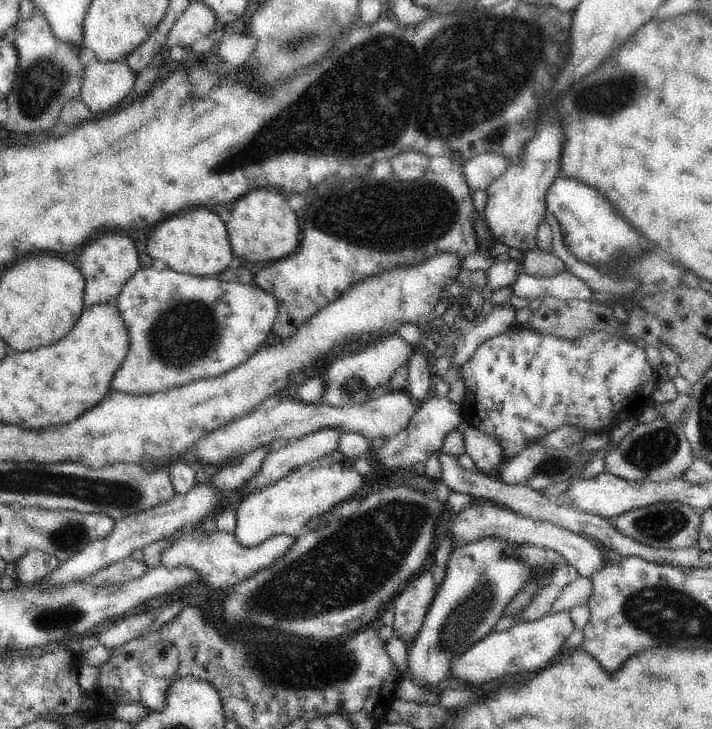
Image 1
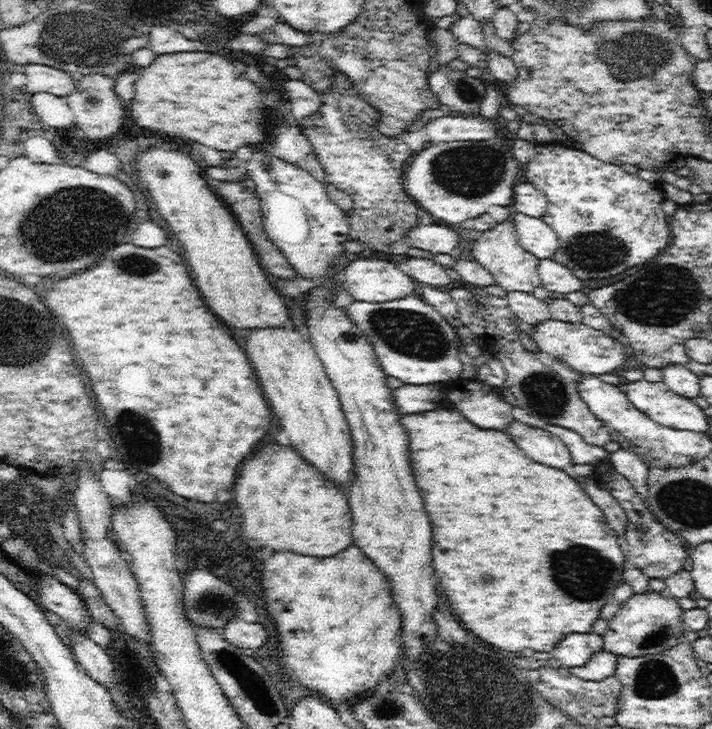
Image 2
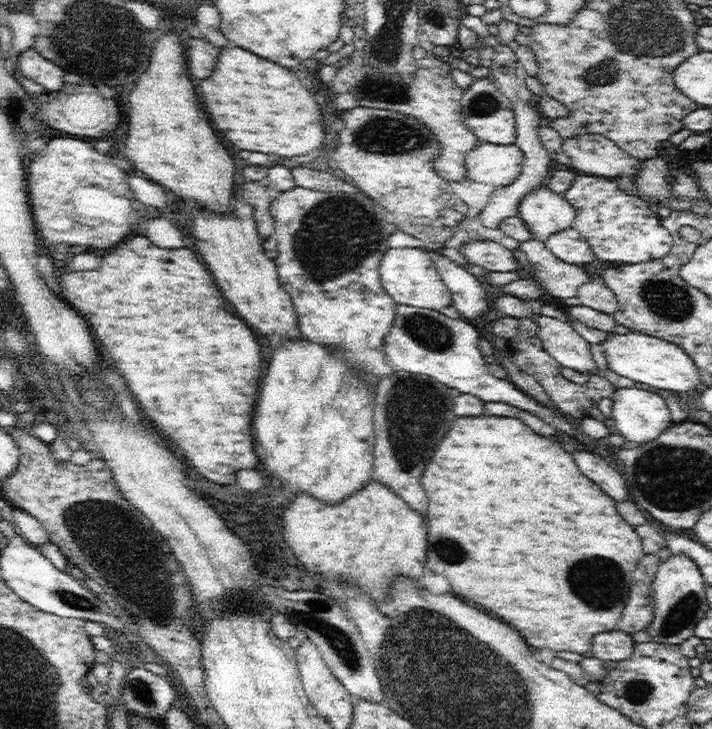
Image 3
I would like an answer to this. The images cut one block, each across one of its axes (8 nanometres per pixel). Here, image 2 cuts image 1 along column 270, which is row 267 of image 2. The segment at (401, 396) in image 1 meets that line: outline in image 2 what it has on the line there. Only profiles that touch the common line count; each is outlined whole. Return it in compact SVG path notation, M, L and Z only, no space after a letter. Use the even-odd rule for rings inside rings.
M428 256L410 257L401 264L406 273L419 284L446 286L454 280L446 273L444 266L432 261Z

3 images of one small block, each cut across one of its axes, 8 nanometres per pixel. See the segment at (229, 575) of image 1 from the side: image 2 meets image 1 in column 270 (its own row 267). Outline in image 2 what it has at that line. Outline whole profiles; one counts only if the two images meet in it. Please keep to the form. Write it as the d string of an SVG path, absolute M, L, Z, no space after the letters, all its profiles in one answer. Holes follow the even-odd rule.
M539 259L537 273L541 286L550 292L578 292L582 288L582 279L574 276L569 268L552 259Z

